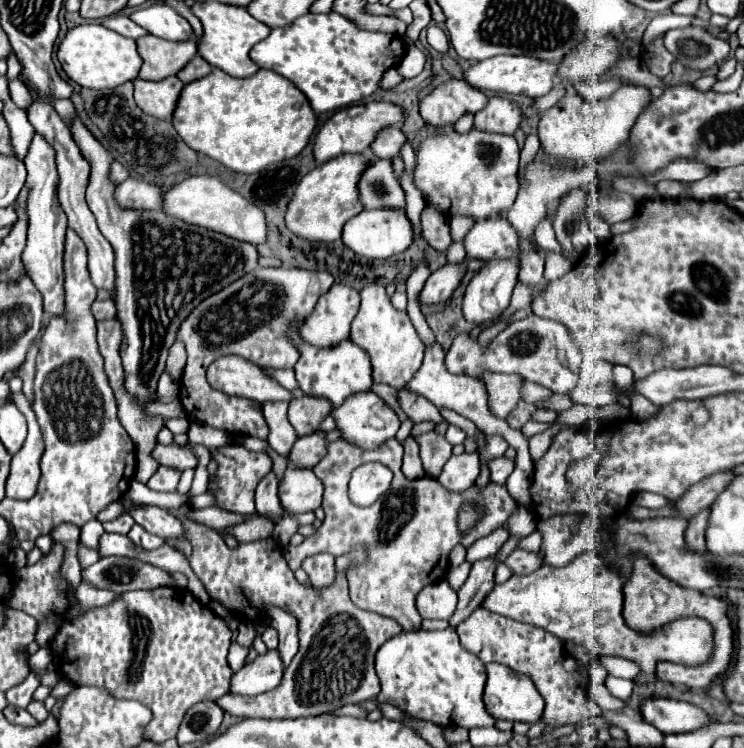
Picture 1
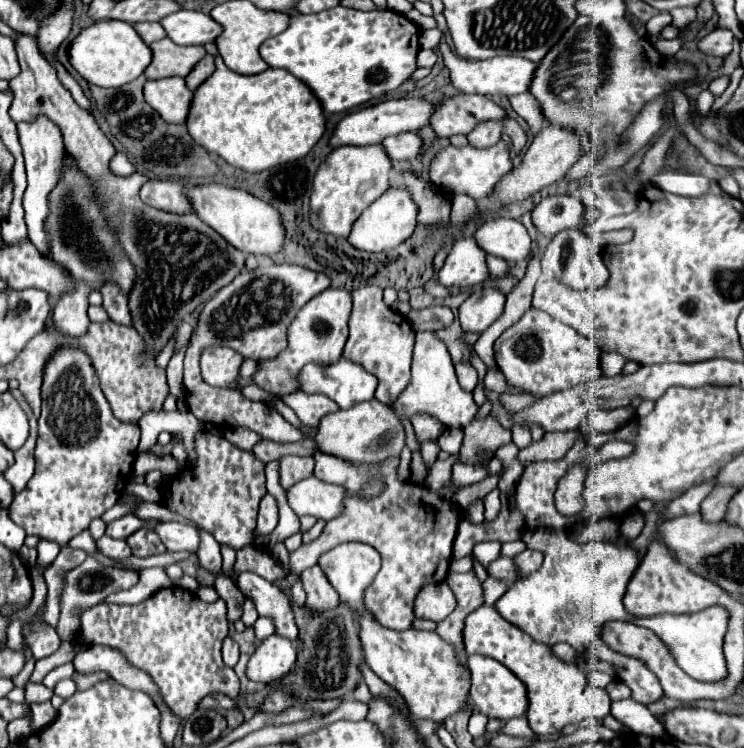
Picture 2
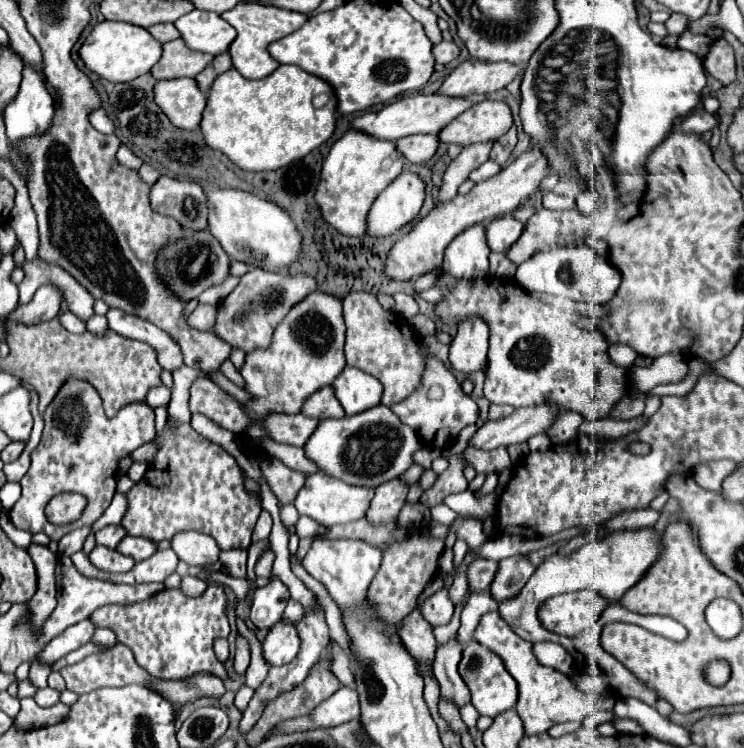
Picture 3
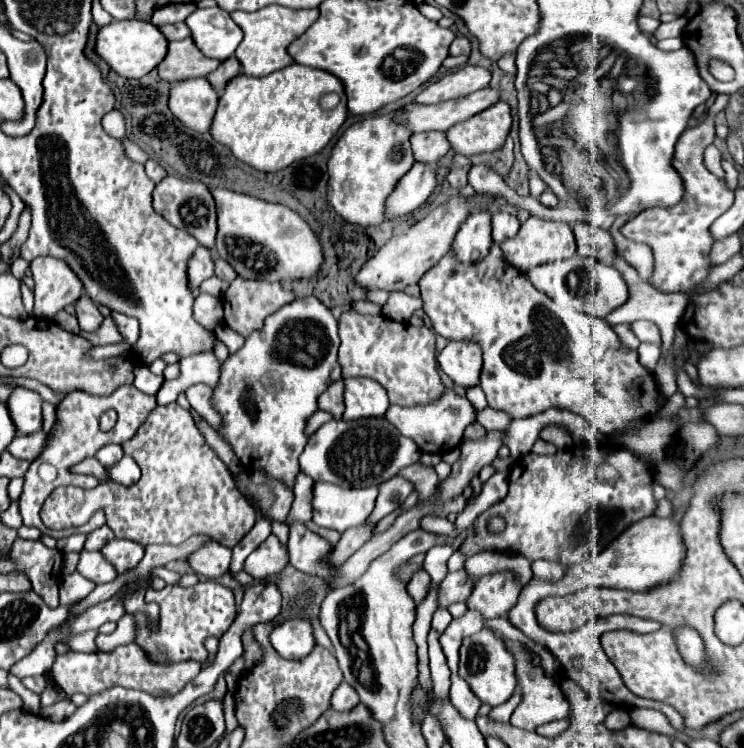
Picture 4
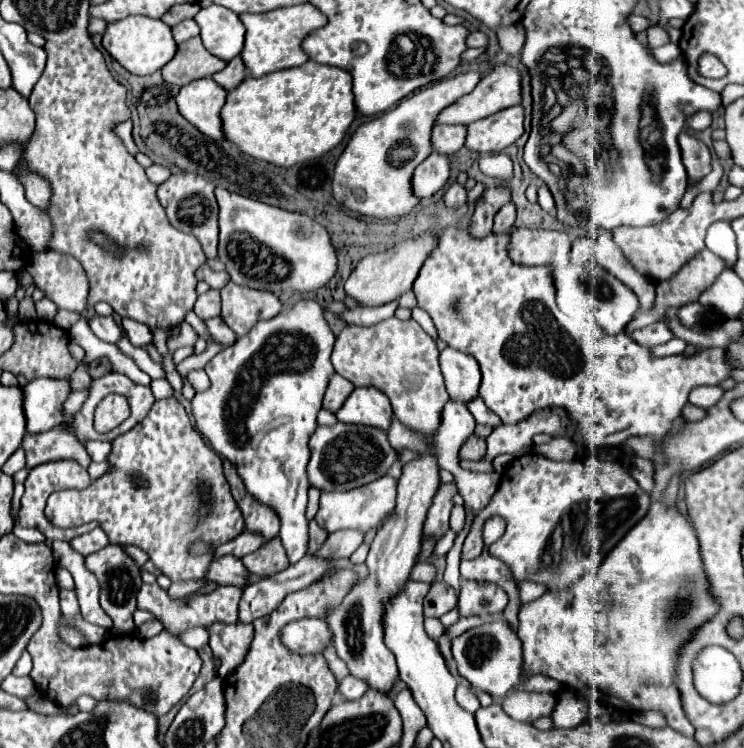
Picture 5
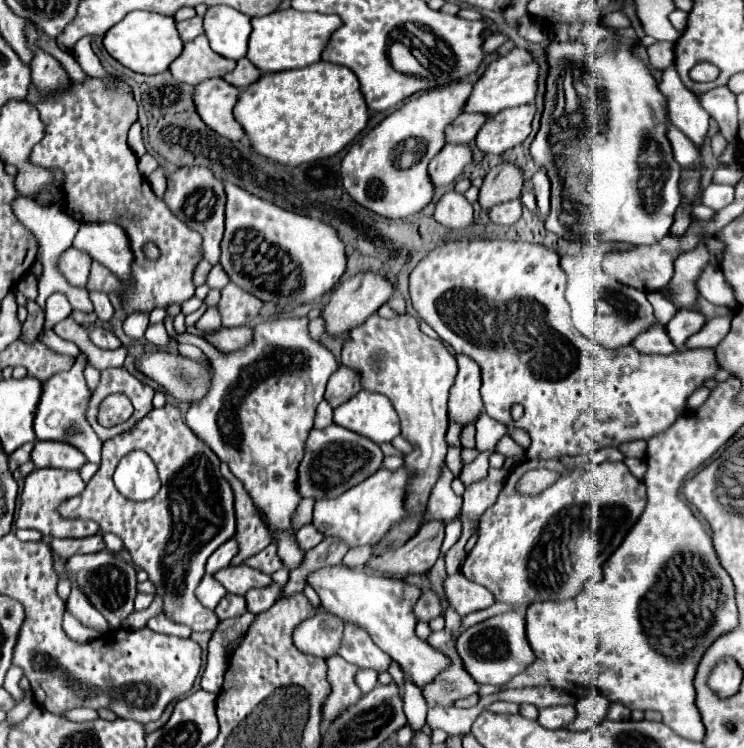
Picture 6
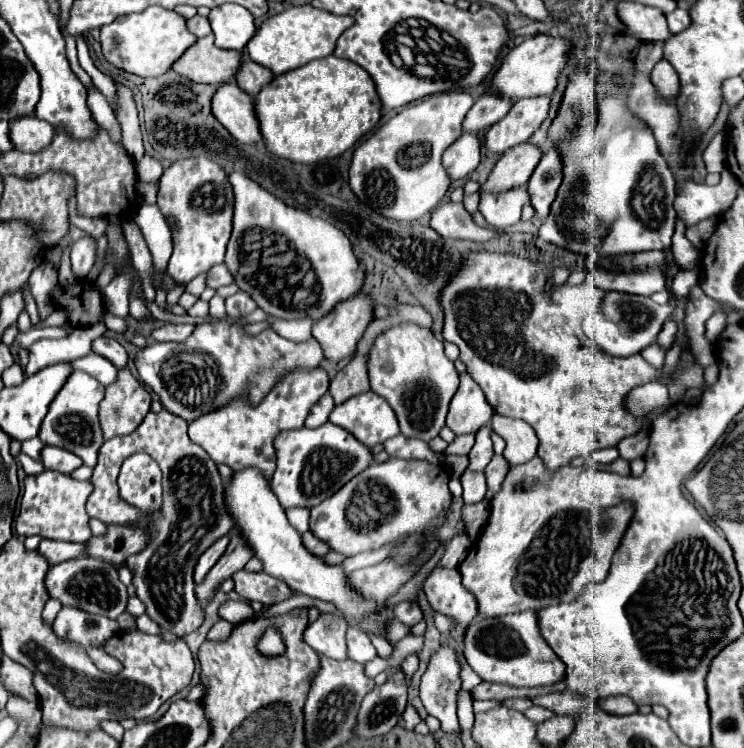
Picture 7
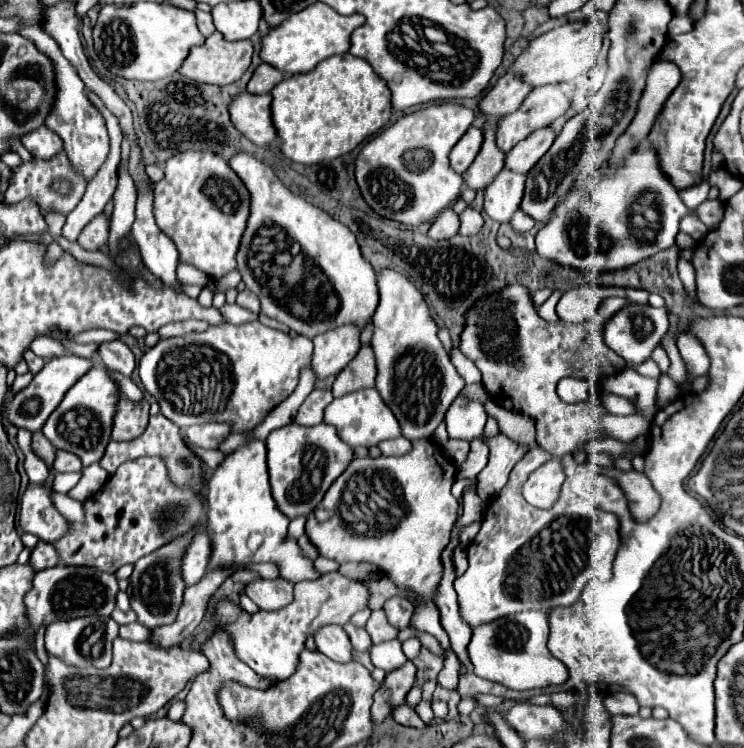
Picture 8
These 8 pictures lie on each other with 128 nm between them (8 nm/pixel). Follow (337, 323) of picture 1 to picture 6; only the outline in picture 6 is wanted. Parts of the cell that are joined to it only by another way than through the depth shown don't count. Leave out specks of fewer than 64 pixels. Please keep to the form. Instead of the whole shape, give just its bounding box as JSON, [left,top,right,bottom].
[186,318,338,530]

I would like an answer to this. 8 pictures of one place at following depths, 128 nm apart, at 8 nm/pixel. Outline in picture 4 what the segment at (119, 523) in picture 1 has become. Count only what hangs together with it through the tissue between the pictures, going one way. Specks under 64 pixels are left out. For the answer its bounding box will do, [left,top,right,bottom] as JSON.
[84,526,114,550]

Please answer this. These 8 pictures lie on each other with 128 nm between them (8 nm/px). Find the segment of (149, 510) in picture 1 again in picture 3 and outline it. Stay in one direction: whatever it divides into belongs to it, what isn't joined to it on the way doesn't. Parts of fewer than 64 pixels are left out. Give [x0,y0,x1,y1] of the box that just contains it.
[172,532,220,568]

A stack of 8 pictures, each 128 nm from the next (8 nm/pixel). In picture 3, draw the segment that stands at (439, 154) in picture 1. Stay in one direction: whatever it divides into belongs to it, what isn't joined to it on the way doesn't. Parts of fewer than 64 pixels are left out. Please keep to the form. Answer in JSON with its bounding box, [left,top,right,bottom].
[470,160,500,182]

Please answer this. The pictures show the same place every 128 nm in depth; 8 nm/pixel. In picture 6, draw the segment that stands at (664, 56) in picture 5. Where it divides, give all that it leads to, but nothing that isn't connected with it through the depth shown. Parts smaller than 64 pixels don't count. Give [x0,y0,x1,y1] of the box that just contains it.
[660,66,708,150]

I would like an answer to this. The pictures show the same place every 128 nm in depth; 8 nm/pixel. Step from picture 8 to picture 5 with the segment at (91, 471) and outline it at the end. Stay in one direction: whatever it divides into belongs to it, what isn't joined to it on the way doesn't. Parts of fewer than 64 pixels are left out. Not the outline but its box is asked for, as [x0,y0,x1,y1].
[18,460,98,542]

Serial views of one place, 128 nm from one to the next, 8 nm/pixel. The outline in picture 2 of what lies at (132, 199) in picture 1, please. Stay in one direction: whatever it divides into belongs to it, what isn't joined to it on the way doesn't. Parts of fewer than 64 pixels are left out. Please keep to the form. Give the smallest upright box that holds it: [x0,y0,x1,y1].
[140,180,192,214]

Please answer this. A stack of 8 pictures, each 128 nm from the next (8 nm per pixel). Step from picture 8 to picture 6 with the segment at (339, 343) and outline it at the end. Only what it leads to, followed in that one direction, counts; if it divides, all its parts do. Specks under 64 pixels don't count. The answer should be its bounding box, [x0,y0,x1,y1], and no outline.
[322,272,394,338]

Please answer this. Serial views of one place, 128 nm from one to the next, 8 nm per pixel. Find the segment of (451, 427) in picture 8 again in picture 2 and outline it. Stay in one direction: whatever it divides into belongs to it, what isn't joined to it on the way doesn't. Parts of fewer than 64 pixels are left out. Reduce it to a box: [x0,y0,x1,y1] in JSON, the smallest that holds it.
[460,288,506,334]

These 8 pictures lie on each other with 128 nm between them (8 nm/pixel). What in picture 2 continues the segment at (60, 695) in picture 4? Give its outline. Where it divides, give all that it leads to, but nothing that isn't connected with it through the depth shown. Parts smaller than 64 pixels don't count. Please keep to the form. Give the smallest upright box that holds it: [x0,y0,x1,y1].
[32,700,56,730]

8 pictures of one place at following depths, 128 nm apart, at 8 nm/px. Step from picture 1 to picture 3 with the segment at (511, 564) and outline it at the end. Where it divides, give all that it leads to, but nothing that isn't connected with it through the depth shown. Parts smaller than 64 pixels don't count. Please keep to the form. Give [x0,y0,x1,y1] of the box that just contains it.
[466,560,496,594]

